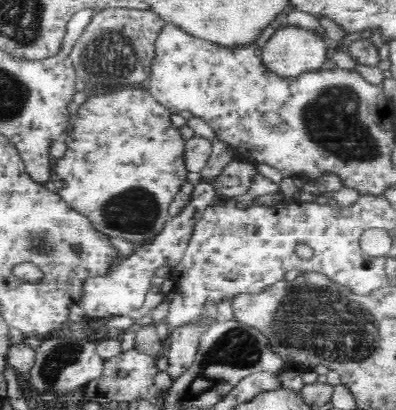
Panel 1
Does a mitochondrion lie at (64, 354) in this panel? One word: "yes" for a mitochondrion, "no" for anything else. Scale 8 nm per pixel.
yes

